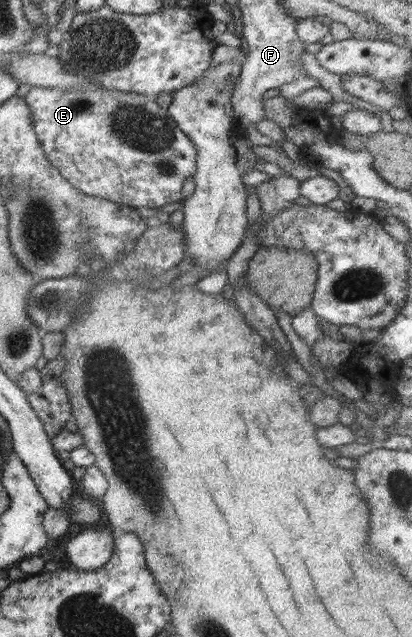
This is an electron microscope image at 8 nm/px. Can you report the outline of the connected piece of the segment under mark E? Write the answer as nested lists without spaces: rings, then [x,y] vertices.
[[[32,87],[24,98],[33,116],[41,149],[78,191],[124,206],[154,210],[183,200],[183,183],[196,172],[197,148],[156,101],[133,92],[115,97],[109,90],[103,89],[61,91],[46,87]]]

